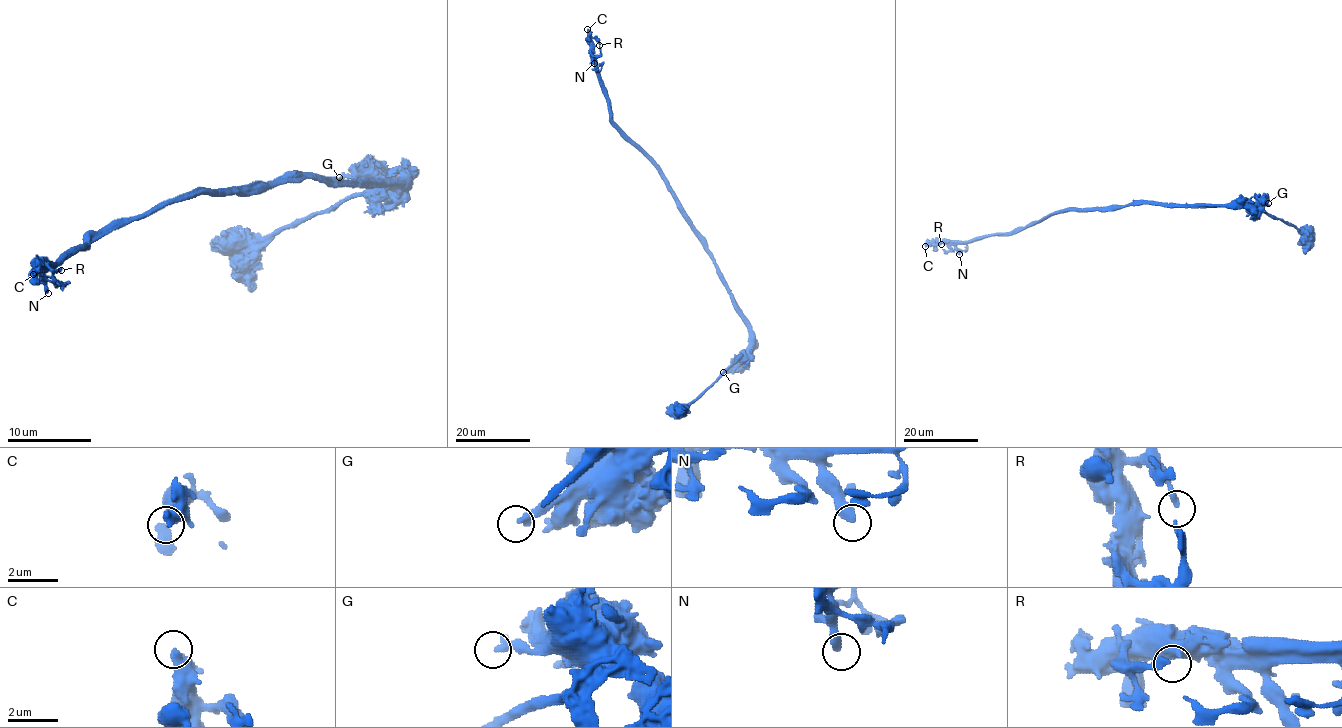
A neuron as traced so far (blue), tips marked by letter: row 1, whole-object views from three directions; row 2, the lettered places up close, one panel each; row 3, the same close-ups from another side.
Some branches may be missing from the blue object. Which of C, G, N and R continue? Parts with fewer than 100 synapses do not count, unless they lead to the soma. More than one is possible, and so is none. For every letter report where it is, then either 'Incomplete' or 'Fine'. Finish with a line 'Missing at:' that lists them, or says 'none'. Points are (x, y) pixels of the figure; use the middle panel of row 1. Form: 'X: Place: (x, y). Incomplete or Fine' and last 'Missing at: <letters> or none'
C: Place: (587, 29). Incomplete
G: Place: (723, 372). Fine
N: Place: (594, 63). Fine
R: Place: (599, 45). Fine
Missing at: C

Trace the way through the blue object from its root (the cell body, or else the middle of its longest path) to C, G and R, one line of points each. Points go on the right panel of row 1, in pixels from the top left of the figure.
C: (1126, 206), (1060, 209), (1014, 233), (995, 234), (968, 241), (930, 242), (925, 246)
G: (1126, 206), (1268, 203)
R: (1126, 206), (1060, 209), (1014, 233), (995, 234), (968, 241), (934, 242), (941, 244)

